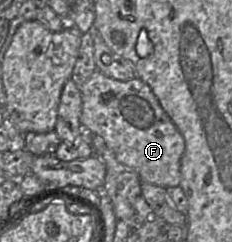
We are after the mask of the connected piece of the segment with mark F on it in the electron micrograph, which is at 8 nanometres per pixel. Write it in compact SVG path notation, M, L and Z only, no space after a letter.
M96 70L80 90L80 121L87 135L102 137L118 162L136 172L141 182L165 189L180 185L184 137L163 110L148 84L138 77L119 81Z

